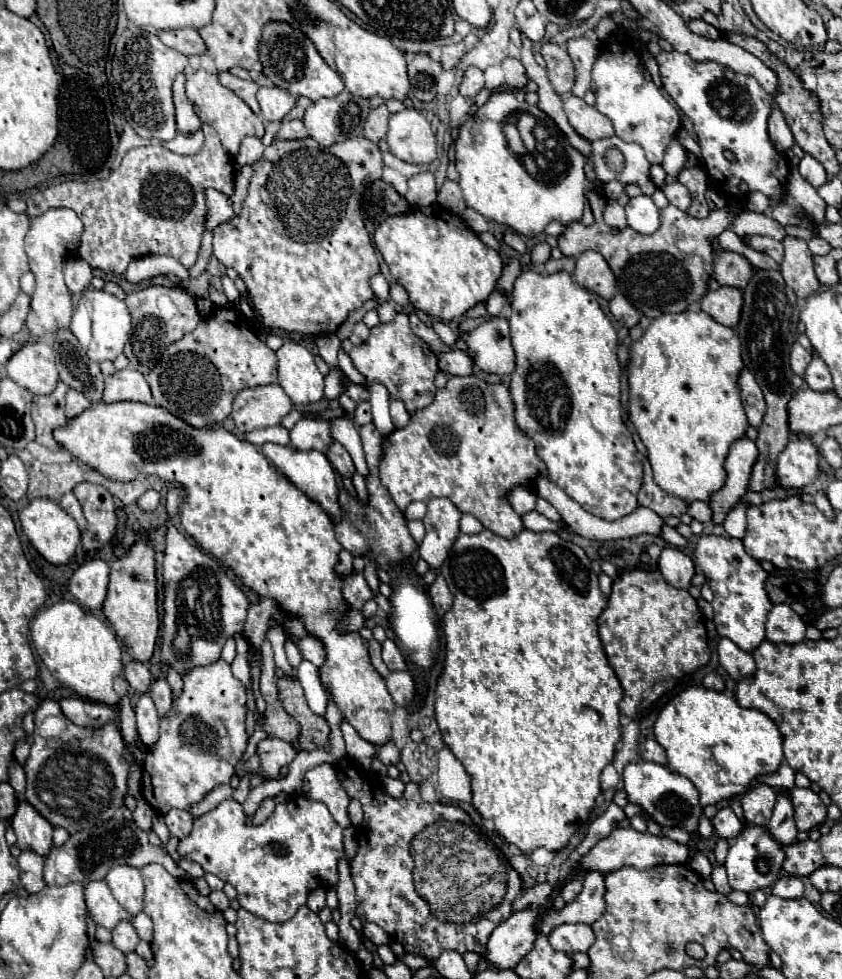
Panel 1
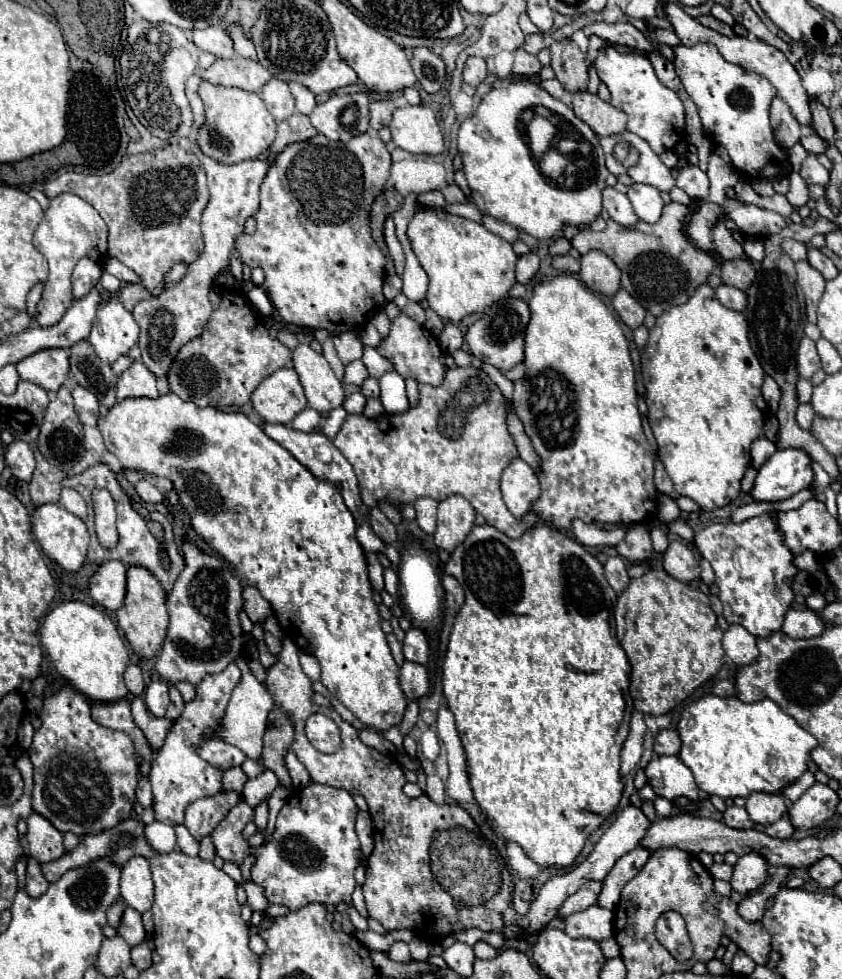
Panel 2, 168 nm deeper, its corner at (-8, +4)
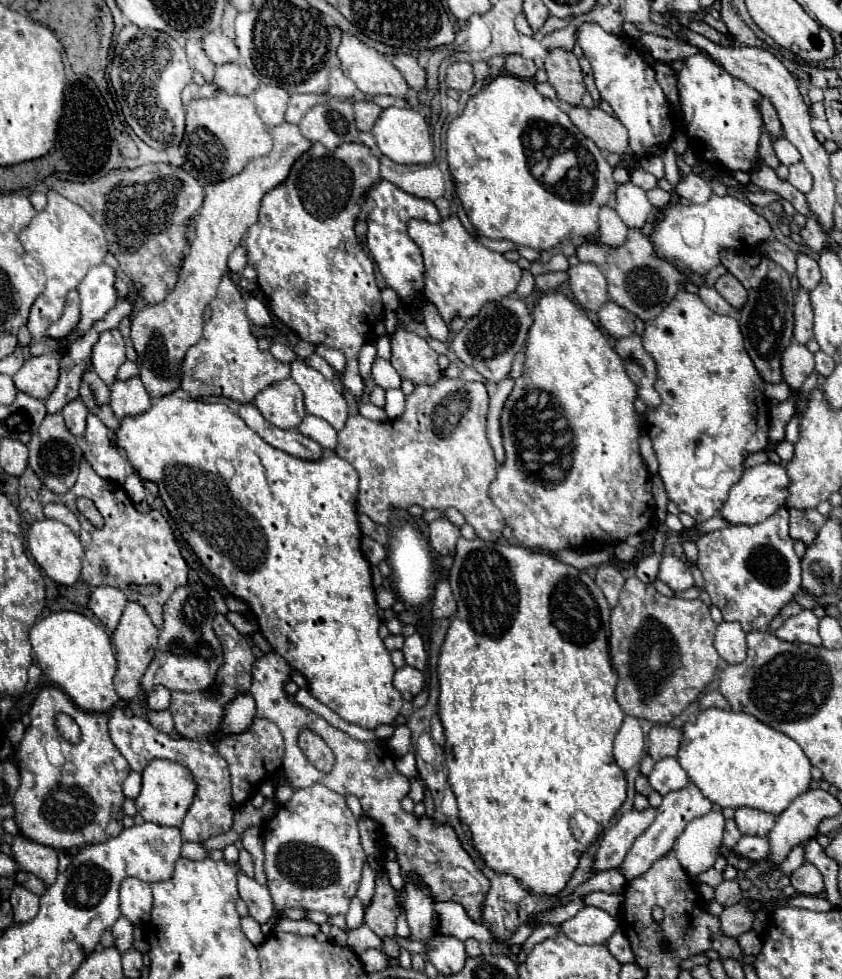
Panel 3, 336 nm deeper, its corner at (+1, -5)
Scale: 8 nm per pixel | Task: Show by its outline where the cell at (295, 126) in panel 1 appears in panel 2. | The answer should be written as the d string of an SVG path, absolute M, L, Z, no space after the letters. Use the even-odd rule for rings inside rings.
M290 115L288 119L278 123L278 133L272 143L272 153L266 163L262 161L240 161L234 165L224 165L208 155L204 155L195 140L192 141L191 150L200 159L206 175L208 175L208 187L210 187L210 201L202 213L202 235L204 235L204 245L206 253L202 253L192 265L190 271L182 277L182 281L172 287L162 291L160 295L148 297L140 303L136 303L132 315L140 327L140 341L138 347L142 351L142 361L144 365L156 375L156 377L166 377L166 371L176 355L176 351L198 337L212 313L212 305L208 299L208 291L212 285L212 279L228 267L232 249L234 249L234 237L242 233L244 221L252 217L258 211L258 187L266 175L266 167L270 165L272 157L278 155L286 145L296 143L296 141L306 141L314 137L318 131L314 131L308 115Z

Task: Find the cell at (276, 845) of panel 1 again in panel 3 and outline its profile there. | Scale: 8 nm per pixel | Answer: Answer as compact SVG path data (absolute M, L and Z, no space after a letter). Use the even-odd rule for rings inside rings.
M323 784L293 789L293 798L269 820L269 830L262 831L264 870L275 910L307 908L327 916L347 914L367 862L367 854L359 842L357 820L347 808L345 796Z

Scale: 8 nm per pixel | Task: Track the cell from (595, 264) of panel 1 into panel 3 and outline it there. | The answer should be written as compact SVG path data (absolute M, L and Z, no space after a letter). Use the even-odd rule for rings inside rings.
M577 264L567 270L569 274L569 288L575 300L585 308L597 312L607 300L607 280L595 264Z

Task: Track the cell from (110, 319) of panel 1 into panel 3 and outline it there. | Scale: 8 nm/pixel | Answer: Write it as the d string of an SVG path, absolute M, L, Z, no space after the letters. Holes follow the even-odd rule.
M119 330L103 332L101 340L93 346L91 366L99 374L99 378L111 386L115 382L119 366L125 362L125 340Z

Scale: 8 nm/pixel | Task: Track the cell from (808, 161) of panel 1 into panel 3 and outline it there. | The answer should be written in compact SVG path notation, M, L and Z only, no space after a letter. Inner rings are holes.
M803 162L791 164L789 166L789 178L787 178L797 190L801 190L803 194L807 194L813 188L813 178L809 176L809 170L805 168Z

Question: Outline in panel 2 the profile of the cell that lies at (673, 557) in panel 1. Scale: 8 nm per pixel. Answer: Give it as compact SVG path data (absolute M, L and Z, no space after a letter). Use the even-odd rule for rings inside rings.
M672 541L664 553L662 567L668 575L682 583L690 583L700 577L700 557L696 549L682 541Z

